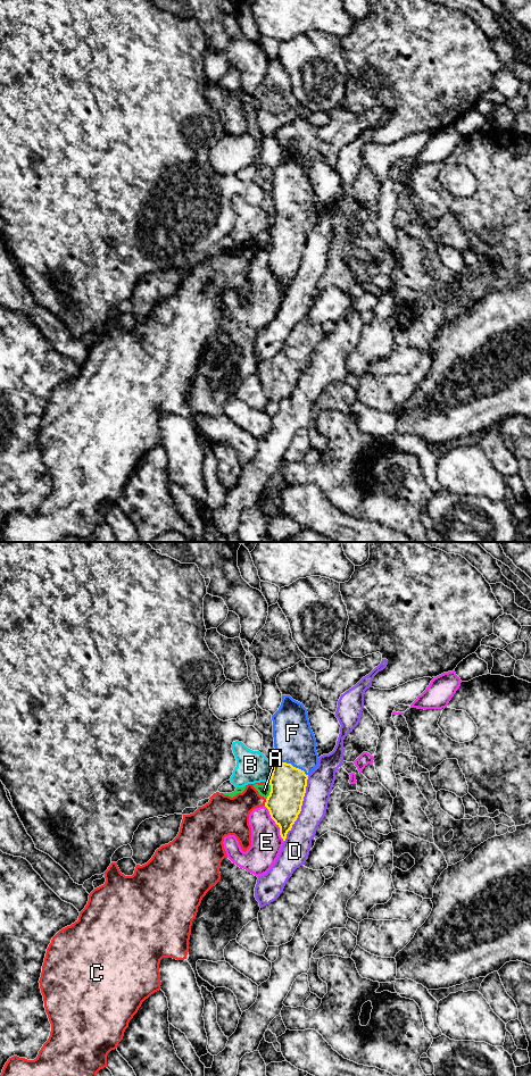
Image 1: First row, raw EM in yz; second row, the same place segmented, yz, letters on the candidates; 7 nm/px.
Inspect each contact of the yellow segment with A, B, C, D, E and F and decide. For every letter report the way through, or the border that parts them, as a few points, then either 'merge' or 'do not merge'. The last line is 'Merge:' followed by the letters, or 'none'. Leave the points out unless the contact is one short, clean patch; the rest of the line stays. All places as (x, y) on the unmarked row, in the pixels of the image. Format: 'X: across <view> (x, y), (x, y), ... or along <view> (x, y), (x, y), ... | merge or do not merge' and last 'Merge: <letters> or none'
A: along yz (268, 235), (270, 249), (266, 253) | do not merge
B: do not merge
C: do not merge
D: do not merge
E: do not merge
F: across yz (288, 239), (290, 218), (295, 214), (295, 198) | merge
Merge: F

